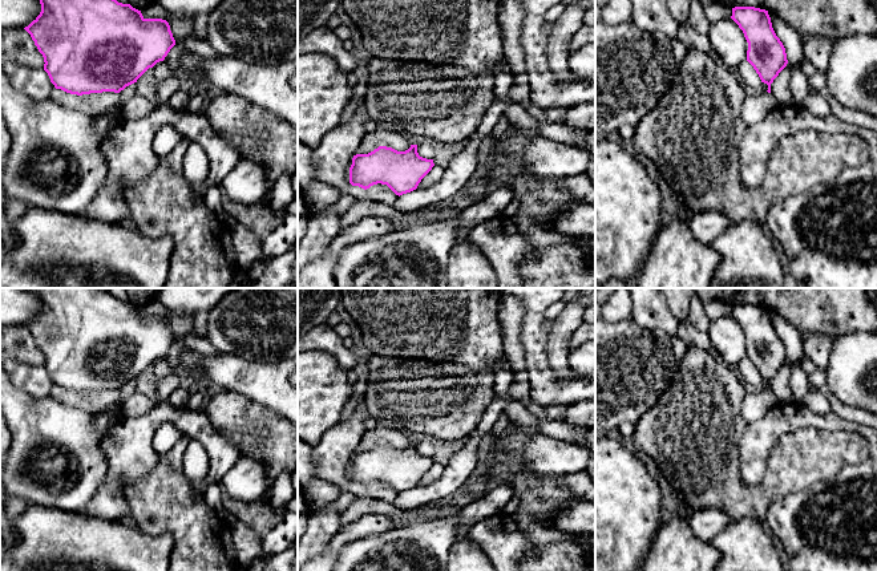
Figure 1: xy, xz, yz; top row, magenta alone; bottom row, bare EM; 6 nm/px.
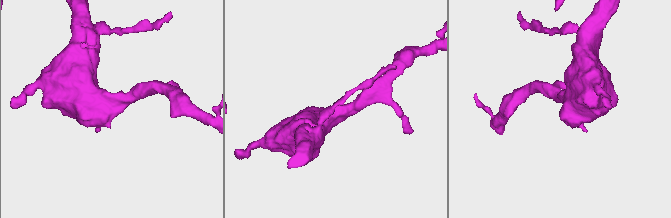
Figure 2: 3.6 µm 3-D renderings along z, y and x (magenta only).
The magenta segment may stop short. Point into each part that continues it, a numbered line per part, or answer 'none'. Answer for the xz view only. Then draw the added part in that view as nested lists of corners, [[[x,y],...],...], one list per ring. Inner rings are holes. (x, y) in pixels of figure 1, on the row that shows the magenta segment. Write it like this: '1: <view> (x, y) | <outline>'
none

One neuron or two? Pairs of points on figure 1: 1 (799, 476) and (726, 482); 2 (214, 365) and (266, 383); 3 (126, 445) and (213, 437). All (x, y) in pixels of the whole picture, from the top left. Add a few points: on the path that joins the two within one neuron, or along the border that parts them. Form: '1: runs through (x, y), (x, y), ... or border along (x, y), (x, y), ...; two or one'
1: runs through (780, 480), (767, 491), (744, 491); one
2: runs through (227, 371), (253, 379); one
3: runs through (148, 424), (157, 416), (178, 416), (192, 422); one

